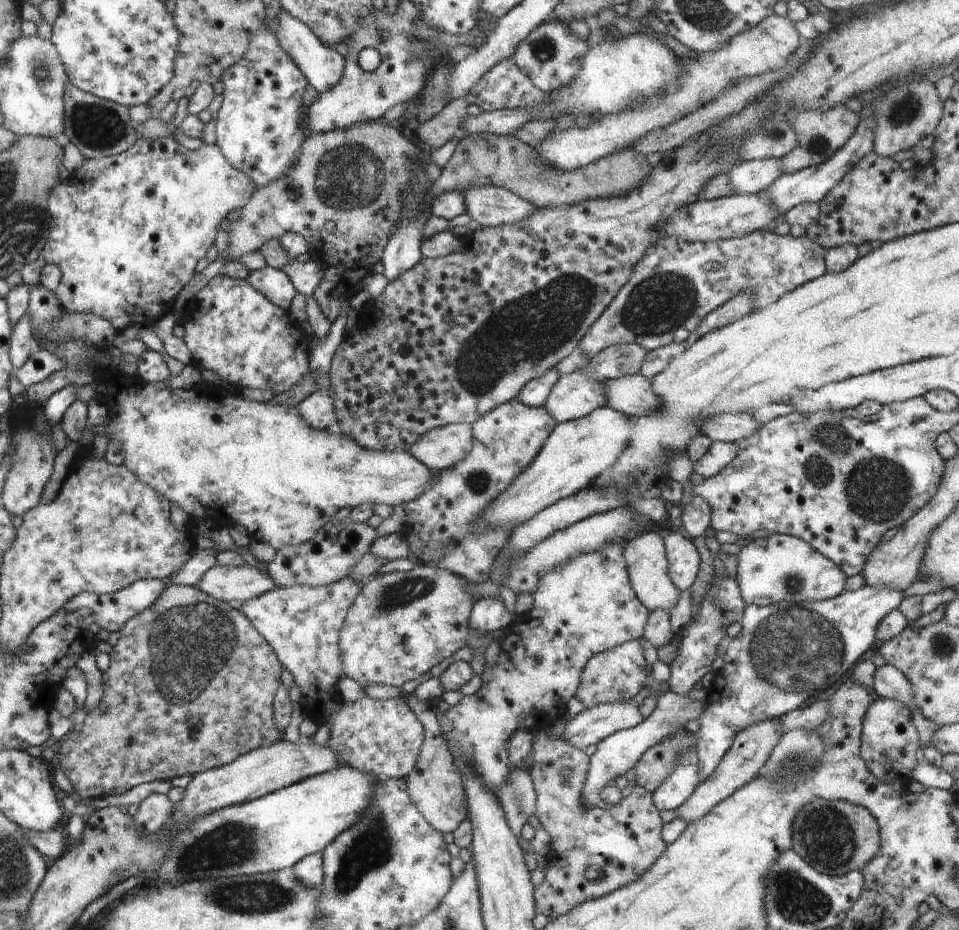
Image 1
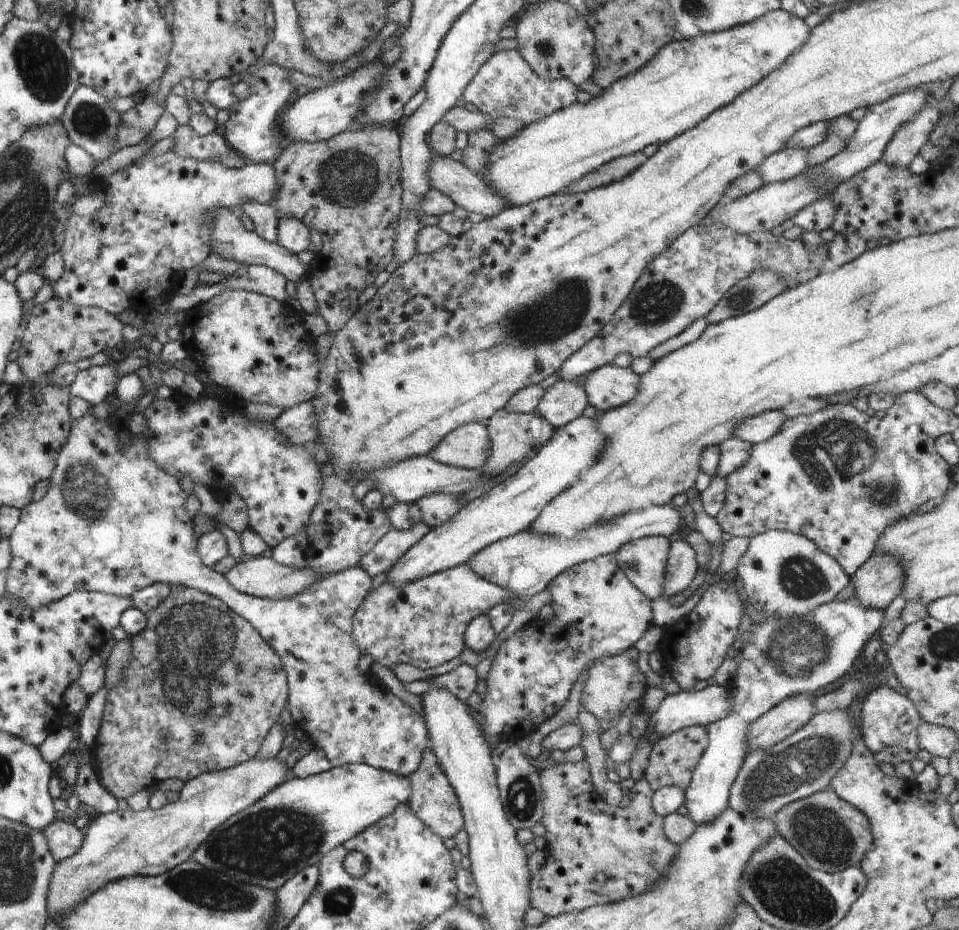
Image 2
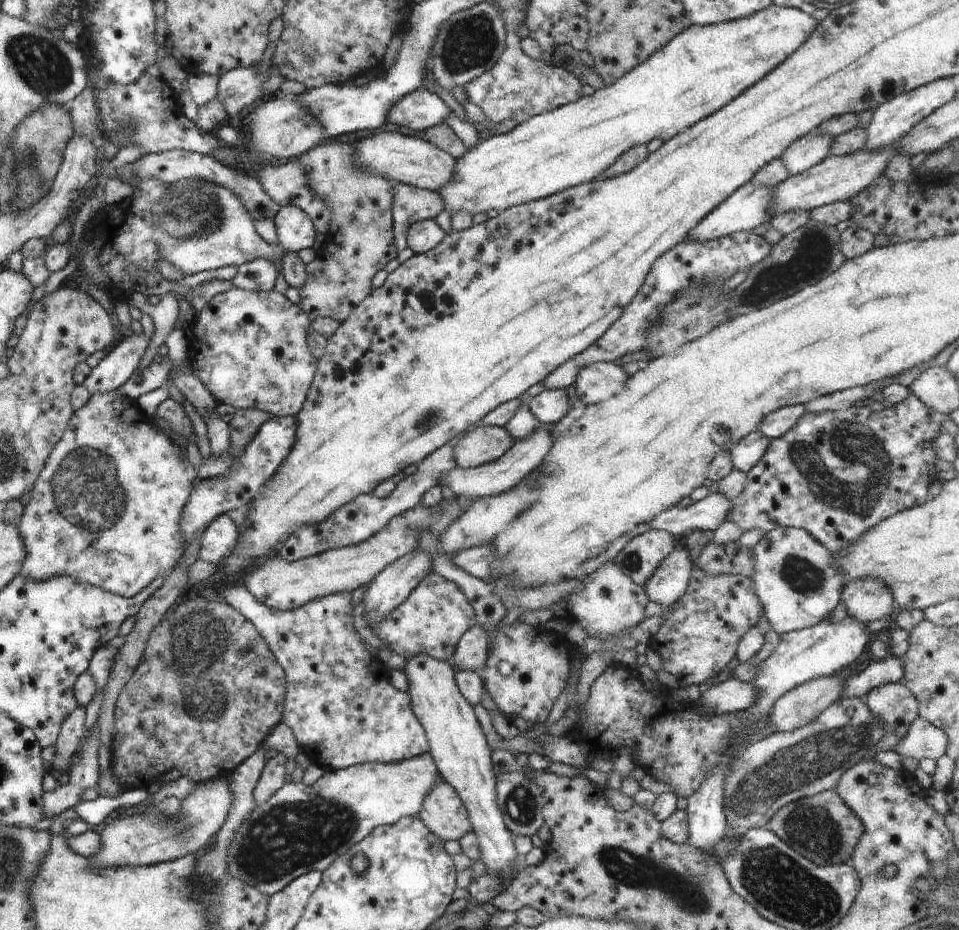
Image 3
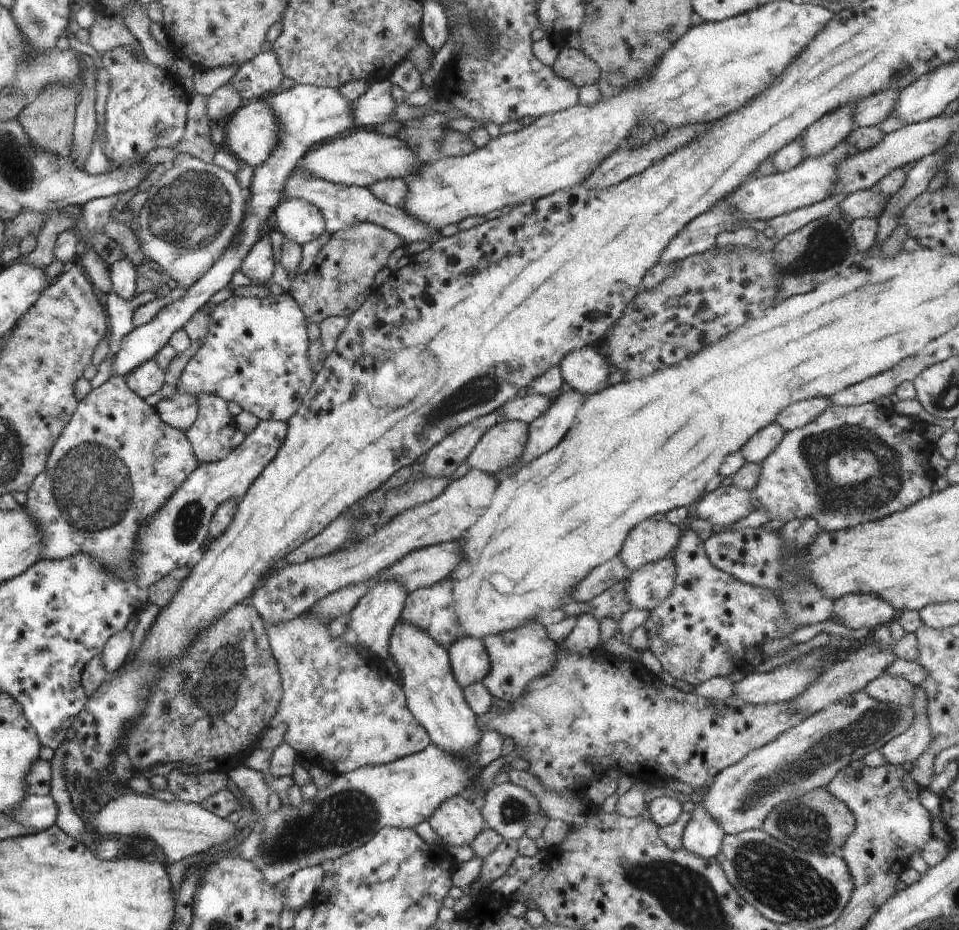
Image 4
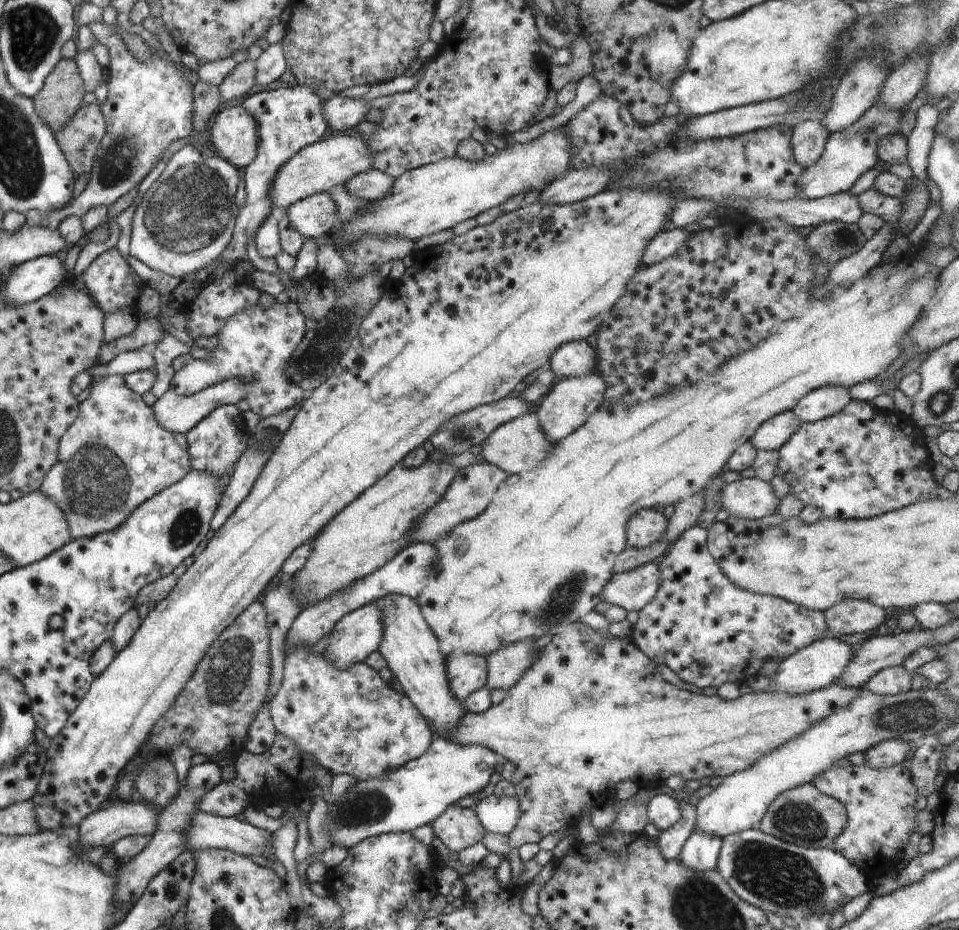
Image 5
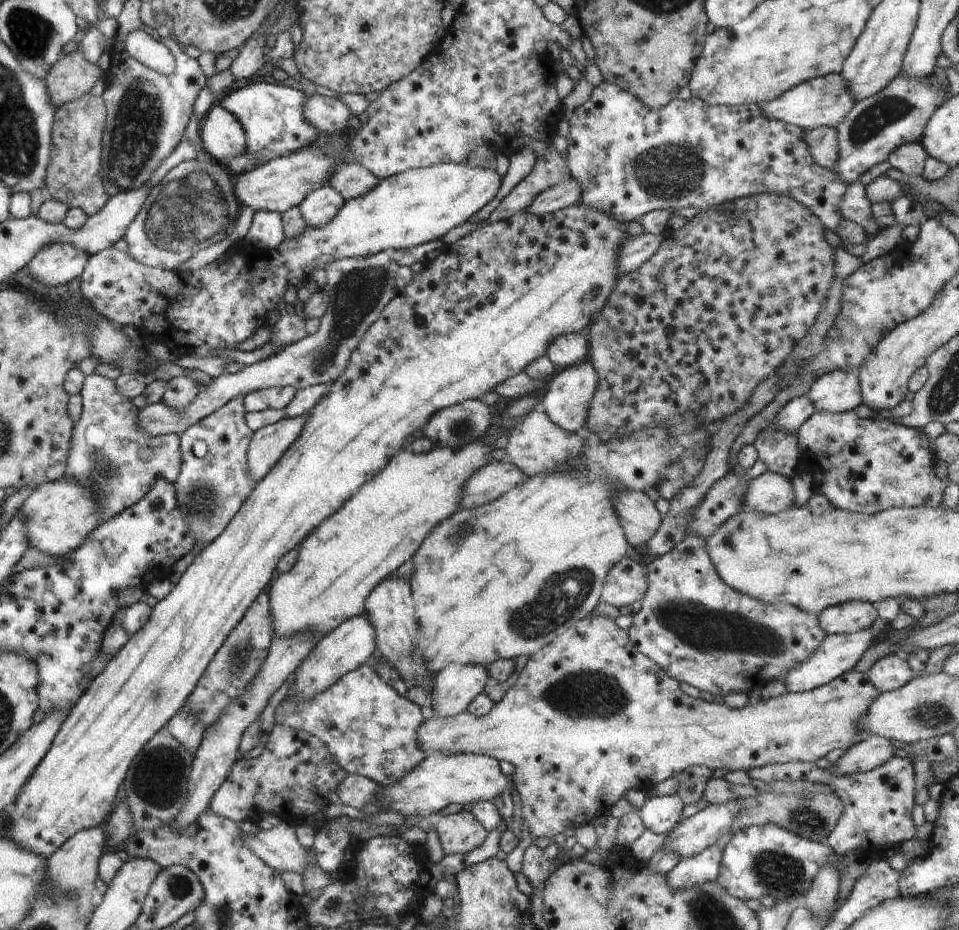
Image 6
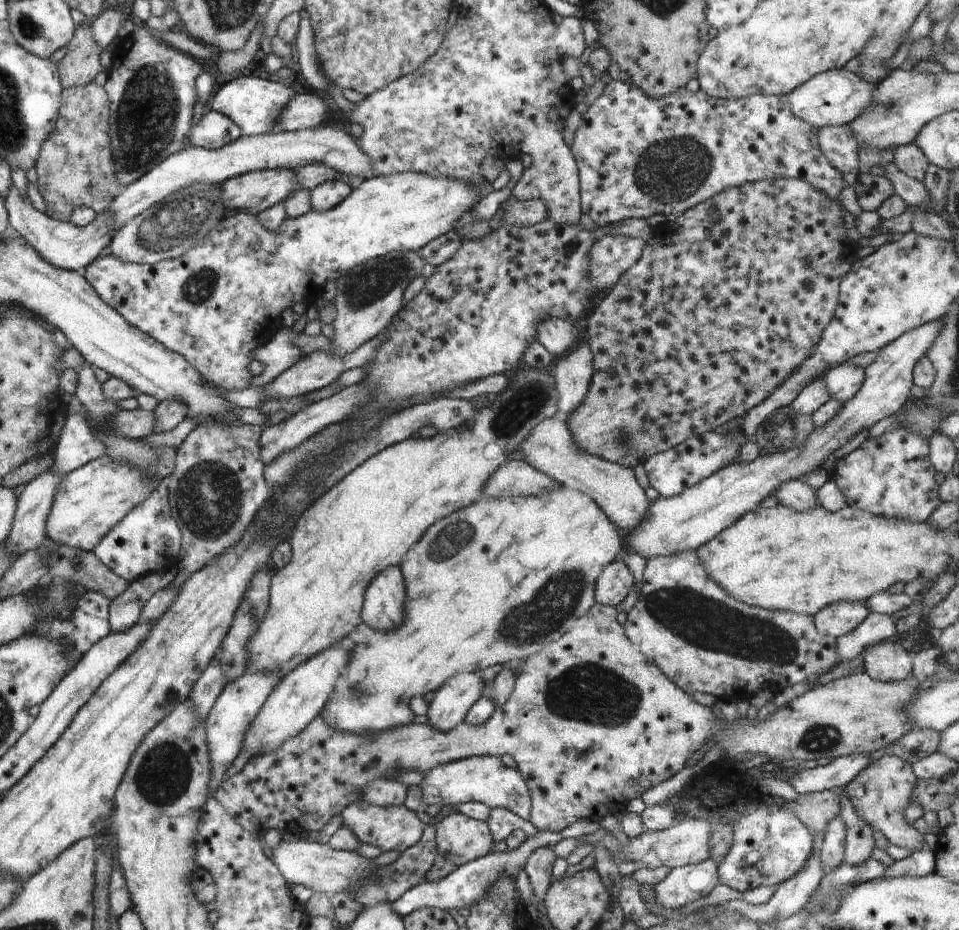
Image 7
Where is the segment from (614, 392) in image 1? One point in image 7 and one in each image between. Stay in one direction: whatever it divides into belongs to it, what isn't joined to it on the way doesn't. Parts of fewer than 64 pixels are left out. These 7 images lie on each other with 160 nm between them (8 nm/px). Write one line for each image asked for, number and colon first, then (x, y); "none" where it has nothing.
2: (609, 386)
3: (596, 382)
4: (586, 370)
5: (574, 359)
6: (564, 350)
7: (558, 336)

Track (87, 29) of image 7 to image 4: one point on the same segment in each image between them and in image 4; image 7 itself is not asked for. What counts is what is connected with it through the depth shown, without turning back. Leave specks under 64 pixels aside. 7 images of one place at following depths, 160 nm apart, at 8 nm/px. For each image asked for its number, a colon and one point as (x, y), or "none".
4: (49, 120)
5: (61, 96)
6: (73, 76)

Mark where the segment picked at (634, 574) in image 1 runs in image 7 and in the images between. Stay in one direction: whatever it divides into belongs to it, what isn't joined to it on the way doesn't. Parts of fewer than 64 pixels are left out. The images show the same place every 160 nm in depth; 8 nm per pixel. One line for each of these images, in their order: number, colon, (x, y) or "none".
2: (643, 561)
3: (641, 555)
4: (650, 540)
5: (646, 526)
6: (637, 514)
7: (549, 448)

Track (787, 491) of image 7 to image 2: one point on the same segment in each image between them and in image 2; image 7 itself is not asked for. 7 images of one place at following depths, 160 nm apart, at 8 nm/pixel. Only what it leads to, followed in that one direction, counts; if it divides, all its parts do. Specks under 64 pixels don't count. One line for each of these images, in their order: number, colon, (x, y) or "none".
2: (525, 563)
3: (707, 514)
4: (727, 504)
5: (752, 498)
6: (770, 494)

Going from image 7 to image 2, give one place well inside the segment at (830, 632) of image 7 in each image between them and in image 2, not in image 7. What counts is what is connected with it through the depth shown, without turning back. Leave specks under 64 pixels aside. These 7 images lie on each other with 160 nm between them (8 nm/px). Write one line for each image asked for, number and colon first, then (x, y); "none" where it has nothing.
2: (879, 580)
3: (866, 600)
4: (855, 610)
5: (850, 616)
6: (850, 617)

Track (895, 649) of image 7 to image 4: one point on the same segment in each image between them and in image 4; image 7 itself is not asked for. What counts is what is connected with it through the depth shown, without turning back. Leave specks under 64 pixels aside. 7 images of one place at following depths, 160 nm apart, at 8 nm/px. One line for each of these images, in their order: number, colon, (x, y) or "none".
4: (890, 689)
5: (889, 681)
6: (891, 672)

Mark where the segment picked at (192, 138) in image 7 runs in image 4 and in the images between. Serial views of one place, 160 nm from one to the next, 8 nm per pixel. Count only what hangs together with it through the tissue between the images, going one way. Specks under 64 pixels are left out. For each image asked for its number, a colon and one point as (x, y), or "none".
4: (252, 133)
5: (234, 136)
6: (222, 135)

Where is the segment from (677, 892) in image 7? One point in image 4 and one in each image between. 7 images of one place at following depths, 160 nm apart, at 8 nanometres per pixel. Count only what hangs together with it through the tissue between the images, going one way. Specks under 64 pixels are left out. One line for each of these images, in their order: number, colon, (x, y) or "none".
4: (702, 836)
5: (700, 852)
6: (704, 867)

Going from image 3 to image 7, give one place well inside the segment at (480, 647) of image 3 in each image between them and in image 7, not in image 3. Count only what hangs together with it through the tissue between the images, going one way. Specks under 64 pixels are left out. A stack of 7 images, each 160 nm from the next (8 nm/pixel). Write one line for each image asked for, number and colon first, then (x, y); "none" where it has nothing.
4: (470, 661)
5: (467, 673)
6: (453, 689)
7: (451, 705)

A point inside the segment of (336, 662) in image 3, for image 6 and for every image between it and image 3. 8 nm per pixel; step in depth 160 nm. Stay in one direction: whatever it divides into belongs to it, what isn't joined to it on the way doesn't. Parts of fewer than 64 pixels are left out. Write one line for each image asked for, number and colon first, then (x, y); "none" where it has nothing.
4: (338, 714)
5: (350, 721)
6: (371, 731)

